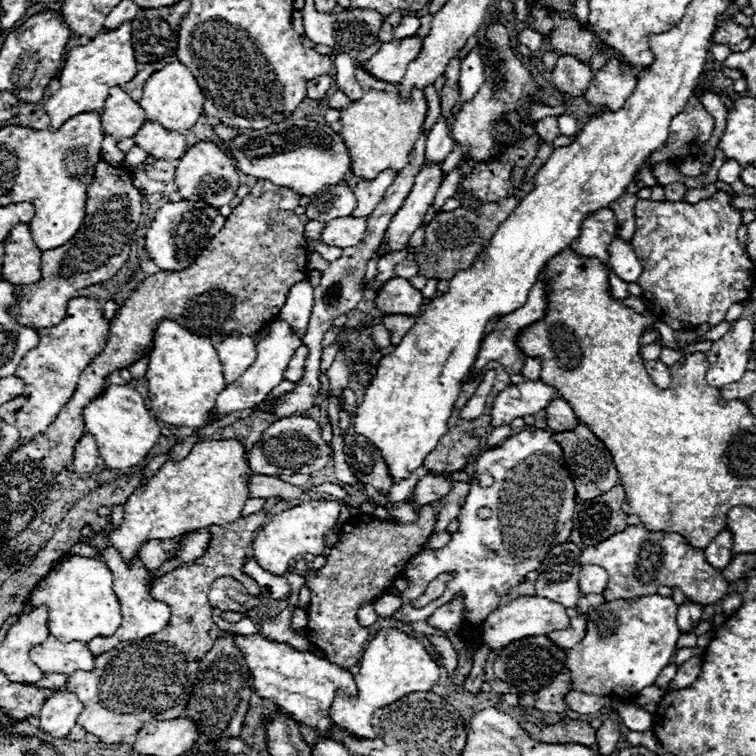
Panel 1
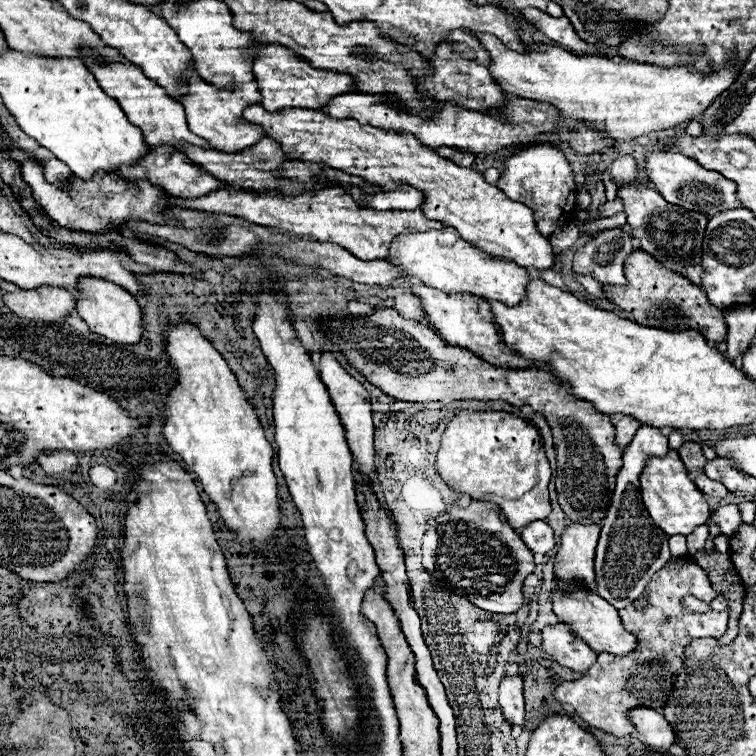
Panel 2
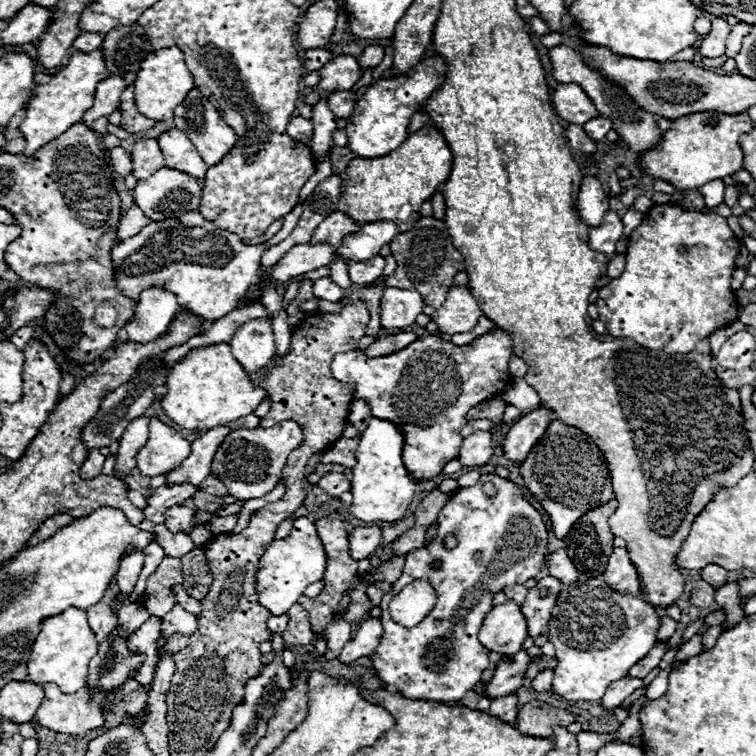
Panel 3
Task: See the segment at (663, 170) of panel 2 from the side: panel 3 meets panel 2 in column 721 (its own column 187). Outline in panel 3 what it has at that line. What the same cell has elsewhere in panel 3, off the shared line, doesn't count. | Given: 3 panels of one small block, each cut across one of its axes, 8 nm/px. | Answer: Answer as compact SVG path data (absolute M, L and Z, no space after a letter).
M160 168L150 178L138 180L134 188L134 202L150 220L168 220L172 216L184 216L184 212L198 210L202 200L202 190L204 190L202 180L196 180L194 176L188 176L174 168Z

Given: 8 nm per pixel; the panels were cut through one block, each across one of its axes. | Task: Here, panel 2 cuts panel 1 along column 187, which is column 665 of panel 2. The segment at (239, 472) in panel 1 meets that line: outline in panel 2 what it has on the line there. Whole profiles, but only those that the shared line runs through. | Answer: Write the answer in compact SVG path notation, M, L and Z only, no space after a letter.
M670 450L664 458L654 458L650 460L650 464L646 464L640 476L640 486L642 486L642 498L646 504L646 510L650 512L650 518L668 536L676 536L676 534L688 536L698 526L706 524L710 518L710 508L704 494L688 478L684 464L674 450Z

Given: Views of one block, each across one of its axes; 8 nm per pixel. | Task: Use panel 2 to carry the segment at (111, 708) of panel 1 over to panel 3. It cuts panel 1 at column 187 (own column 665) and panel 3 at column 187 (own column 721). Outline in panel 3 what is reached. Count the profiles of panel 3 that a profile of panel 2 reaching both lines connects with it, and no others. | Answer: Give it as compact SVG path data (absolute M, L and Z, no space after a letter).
M178 603L162 618L162 636L170 638L172 634L194 634L198 630L198 620L194 614L186 612Z

